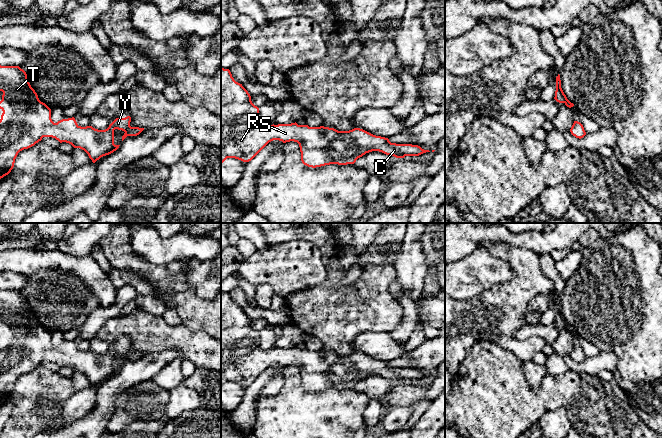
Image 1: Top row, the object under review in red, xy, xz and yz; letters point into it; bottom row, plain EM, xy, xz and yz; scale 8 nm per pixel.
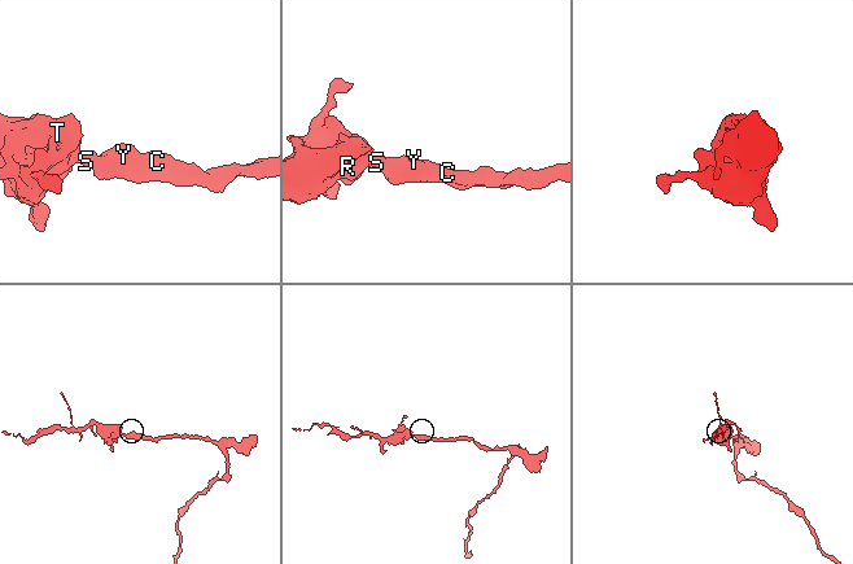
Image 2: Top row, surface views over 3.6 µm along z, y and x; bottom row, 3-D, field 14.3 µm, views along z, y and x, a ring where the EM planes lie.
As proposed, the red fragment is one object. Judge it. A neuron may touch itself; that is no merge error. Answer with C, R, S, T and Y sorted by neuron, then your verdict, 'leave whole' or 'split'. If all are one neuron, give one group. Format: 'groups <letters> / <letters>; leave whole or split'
groups C R S T Y; leave whole

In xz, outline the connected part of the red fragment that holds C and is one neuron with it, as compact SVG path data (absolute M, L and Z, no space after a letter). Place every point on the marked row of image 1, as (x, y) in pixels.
M221 68L221 164L227 158L249 162L273 140L283 143L297 142L302 163L312 168L330 164L354 164L358 158L372 151L379 151L396 158L419 156L430 152L418 145L391 143L388 138L373 135L360 128L338 131L324 126L298 125L296 122L264 127L259 122L259 108L252 103L248 91L234 80L229 69Z

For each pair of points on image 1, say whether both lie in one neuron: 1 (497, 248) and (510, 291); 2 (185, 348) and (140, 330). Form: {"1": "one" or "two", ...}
{"1": "one", "2": "one"}

